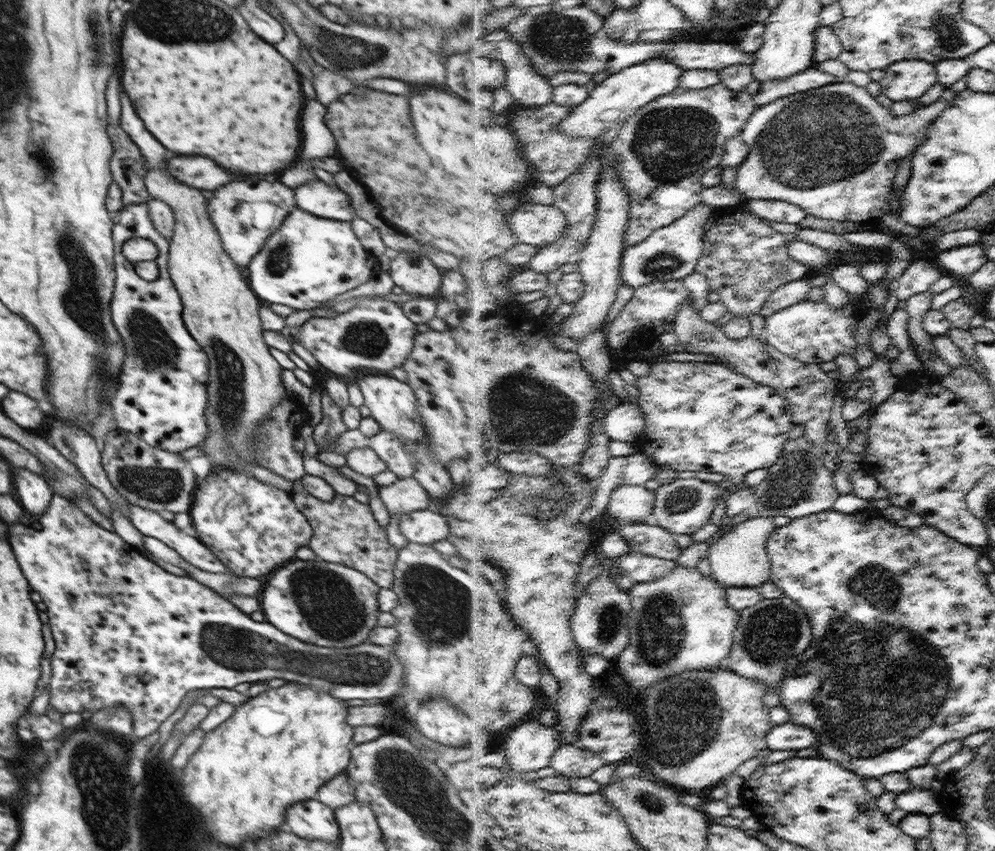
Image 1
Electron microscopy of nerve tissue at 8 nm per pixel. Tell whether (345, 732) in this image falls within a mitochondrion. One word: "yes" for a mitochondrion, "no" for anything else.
no

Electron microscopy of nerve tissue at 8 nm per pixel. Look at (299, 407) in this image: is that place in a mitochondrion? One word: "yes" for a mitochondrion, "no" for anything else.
no

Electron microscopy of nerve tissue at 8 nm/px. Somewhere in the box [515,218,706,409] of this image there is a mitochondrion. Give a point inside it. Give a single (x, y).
(661, 264)

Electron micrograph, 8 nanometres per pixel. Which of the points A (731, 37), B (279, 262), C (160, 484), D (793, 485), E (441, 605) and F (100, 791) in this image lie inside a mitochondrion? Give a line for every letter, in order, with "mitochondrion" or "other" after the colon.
A: other
B: mitochondrion
C: mitochondrion
D: mitochondrion
E: mitochondrion
F: mitochondrion

